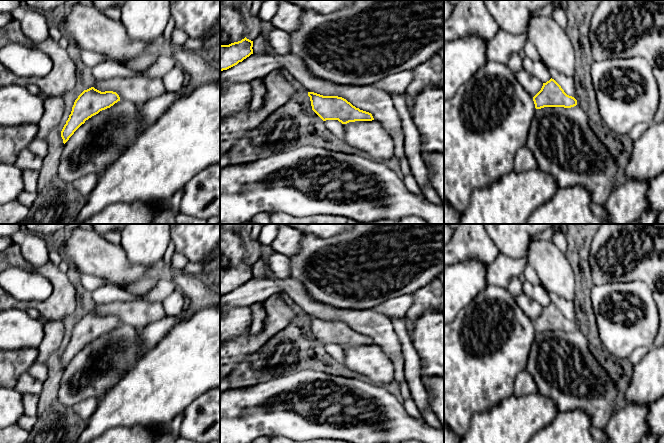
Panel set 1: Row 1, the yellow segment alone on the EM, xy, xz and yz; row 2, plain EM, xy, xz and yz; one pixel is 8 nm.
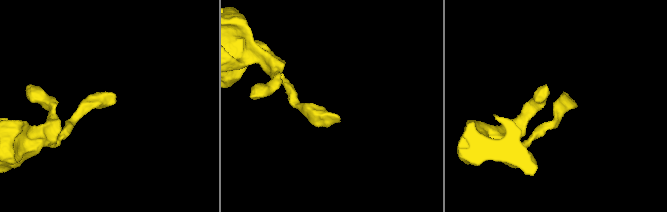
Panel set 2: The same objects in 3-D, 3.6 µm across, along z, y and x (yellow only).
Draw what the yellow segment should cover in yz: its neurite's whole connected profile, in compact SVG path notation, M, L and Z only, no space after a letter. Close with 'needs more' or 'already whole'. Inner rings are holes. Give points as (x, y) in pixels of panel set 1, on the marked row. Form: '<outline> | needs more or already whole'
M552 78L543 83L541 90L533 97L533 101L536 109L544 107L571 108L577 105L577 100L567 95Z | already whole

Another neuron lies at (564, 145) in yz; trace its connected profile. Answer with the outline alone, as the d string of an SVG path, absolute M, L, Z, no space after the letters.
M578 104L571 108L536 109L526 145L533 152L537 167L552 175L558 188L581 185L590 193L592 202L601 206L607 202L619 166L591 129L586 113Z

